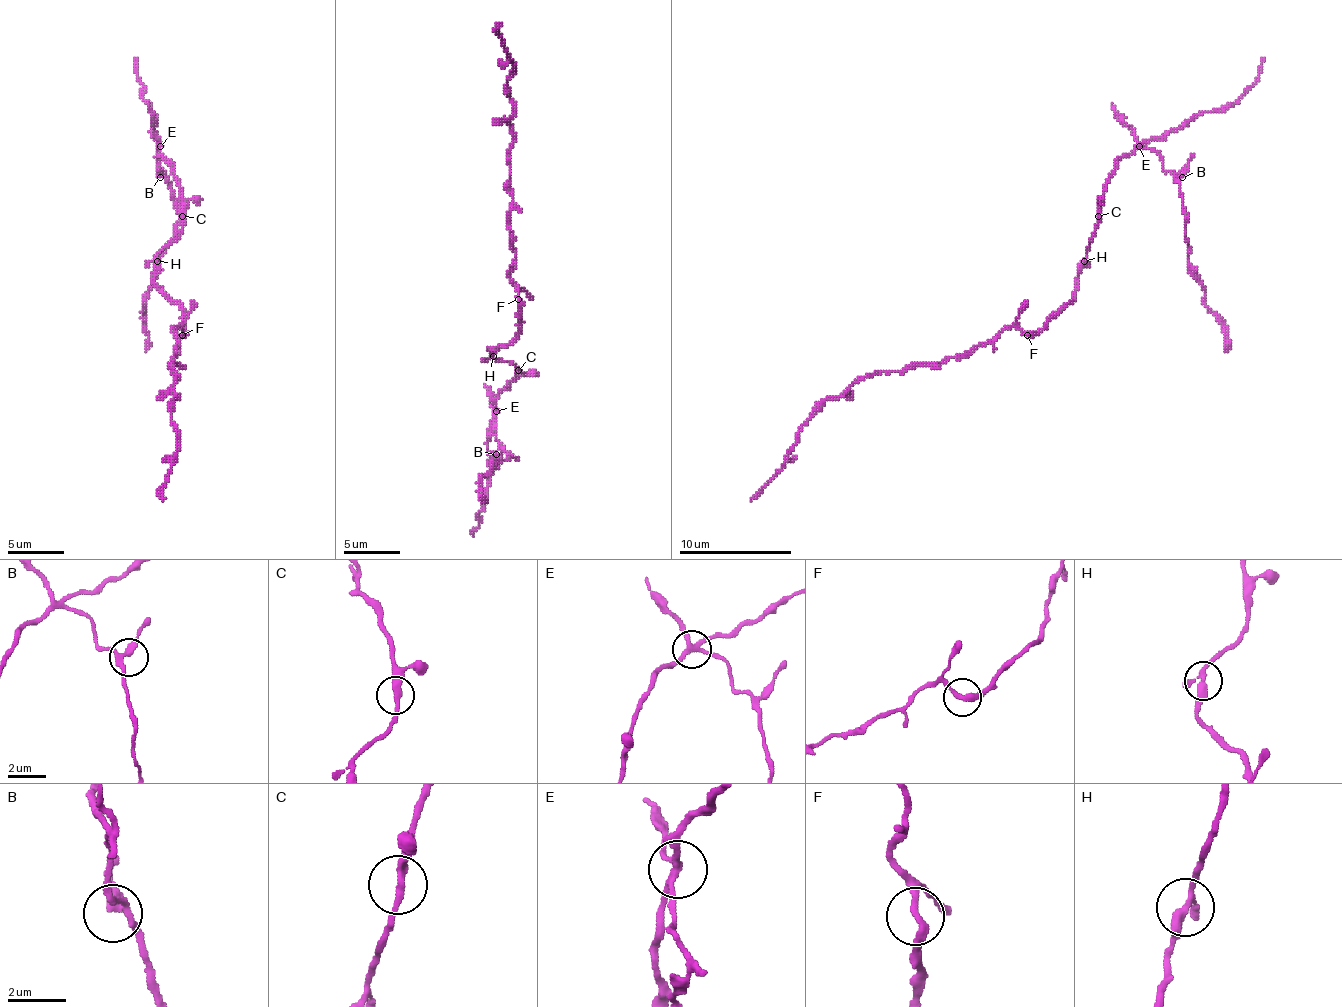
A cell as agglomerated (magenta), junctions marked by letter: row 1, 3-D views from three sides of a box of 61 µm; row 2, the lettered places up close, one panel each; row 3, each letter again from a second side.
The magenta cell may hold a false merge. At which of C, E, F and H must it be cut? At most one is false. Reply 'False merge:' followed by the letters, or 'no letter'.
False merge: E

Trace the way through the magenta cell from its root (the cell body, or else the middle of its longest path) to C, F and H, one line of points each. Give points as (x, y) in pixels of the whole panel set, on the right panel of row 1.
C: (1078, 289), (1078, 267), (1086, 256), (1089, 239), (1098, 227), (1098, 216)
F: (1078, 289), (1041, 329), (1027, 335)
H: (1078, 289), (1078, 267), (1084, 261)

